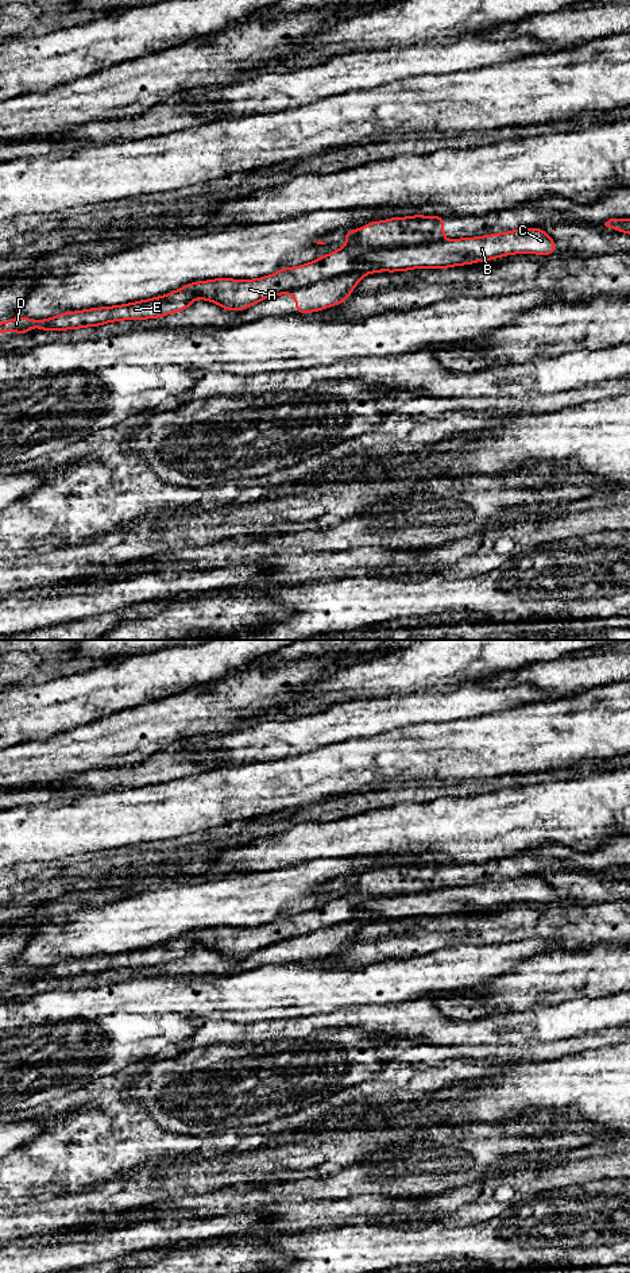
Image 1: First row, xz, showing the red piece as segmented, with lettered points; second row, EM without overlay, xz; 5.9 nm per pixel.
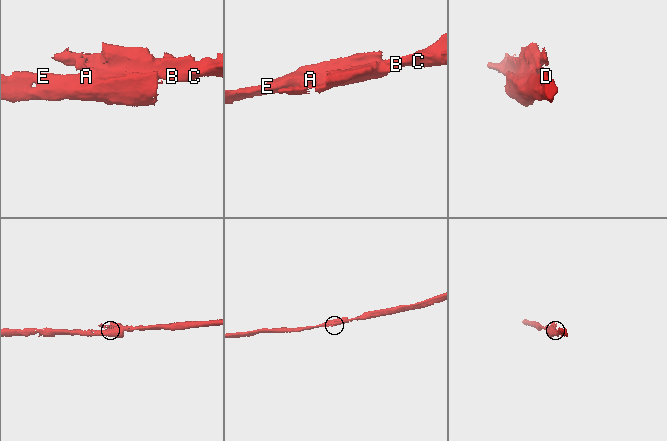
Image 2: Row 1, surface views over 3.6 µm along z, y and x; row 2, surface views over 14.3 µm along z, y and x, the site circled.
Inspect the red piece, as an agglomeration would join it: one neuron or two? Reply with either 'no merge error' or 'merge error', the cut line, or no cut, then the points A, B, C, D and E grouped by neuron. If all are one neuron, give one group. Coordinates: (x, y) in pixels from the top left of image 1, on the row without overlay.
merge error; cut xz (443, 887), (420, 892), (377, 895), (367, 899), (359, 907); groups A D E / B C

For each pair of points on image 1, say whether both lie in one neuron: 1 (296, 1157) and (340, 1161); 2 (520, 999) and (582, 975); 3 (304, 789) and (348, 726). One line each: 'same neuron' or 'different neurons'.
1: same neuron
2: same neuron
3: different neurons

